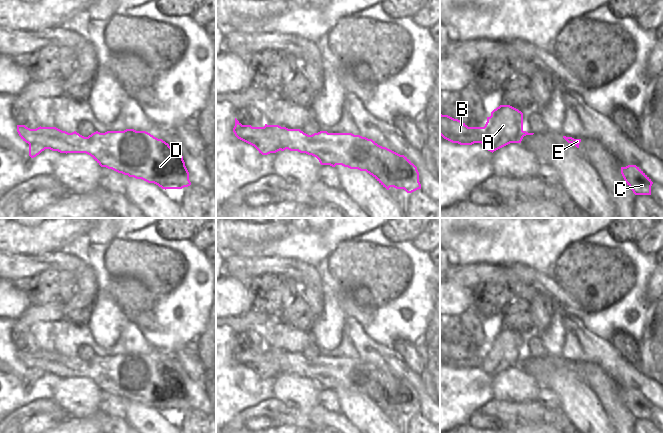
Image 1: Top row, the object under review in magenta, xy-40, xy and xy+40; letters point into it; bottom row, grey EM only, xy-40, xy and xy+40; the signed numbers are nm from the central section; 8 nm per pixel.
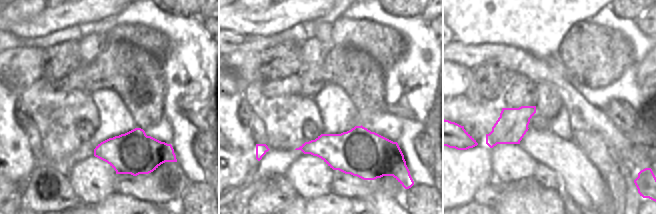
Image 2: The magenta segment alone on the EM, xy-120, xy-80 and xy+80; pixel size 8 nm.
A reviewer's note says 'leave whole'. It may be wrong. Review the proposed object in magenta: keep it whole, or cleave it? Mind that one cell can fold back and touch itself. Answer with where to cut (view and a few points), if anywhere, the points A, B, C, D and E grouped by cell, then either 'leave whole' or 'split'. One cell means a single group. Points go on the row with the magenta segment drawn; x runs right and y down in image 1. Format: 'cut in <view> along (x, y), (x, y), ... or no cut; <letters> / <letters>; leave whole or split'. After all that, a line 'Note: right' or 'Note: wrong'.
cut in xy along (277, 134), (272, 130), (271, 134), (263, 138), (255, 147); A / B C D E; split
Note: wrong

